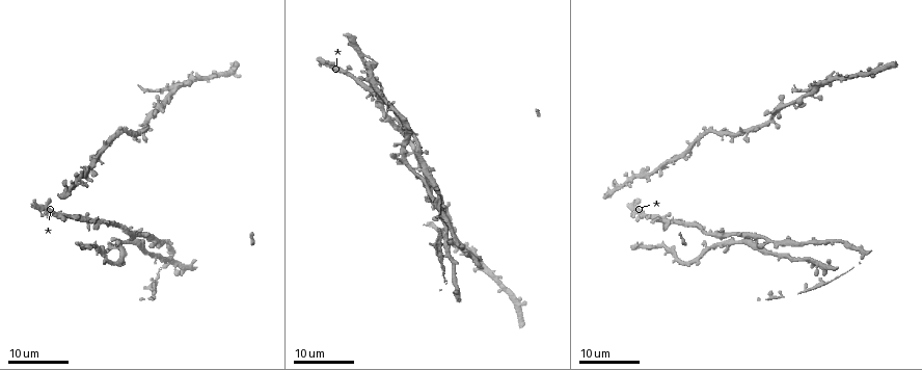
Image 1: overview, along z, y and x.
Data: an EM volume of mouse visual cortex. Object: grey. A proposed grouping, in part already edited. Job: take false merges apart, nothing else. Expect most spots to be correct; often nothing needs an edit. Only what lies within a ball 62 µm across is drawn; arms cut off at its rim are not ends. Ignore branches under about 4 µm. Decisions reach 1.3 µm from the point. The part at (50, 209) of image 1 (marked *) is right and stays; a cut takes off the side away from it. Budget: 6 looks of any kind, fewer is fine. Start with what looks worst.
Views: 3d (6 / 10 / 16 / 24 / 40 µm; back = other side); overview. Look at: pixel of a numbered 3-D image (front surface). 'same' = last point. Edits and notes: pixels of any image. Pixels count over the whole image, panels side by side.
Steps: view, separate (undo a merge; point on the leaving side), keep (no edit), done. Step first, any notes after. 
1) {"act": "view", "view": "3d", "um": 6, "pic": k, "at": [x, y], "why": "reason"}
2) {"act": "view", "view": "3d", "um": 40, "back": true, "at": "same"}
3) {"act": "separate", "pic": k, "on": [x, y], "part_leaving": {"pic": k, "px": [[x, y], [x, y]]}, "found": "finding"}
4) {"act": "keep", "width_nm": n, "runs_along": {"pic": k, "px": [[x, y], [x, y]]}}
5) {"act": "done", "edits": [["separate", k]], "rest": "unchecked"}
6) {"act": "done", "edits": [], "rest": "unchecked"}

{"act": "view", "view": "3d", "um": 24, "pic": 1, "at": [166, 87]}

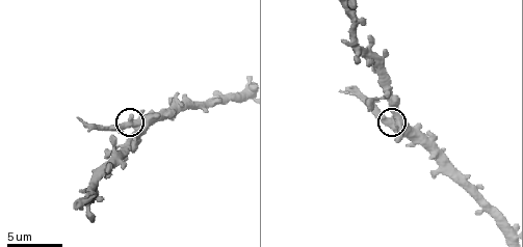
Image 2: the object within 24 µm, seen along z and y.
{"act": "view", "view": "3d", "um": 10, "pic": 2, "at": [132, 124]}

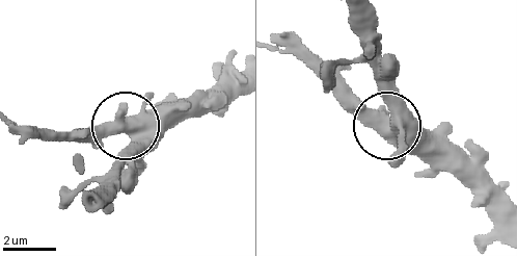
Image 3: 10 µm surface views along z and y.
{"act": "keep", "width_nm": 550, "found": "one cell here"}

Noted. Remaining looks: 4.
{"act": "view", "view": "3d", "um": 16, "pic": 1, "at": [753, 239], "why": "branch point"}

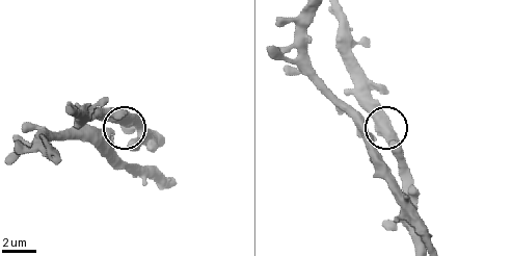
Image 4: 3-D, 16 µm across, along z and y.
{"act": "view", "view": "3d", "um": 10, "pic": 4, "at": [383, 130], "why": "zoom in"}

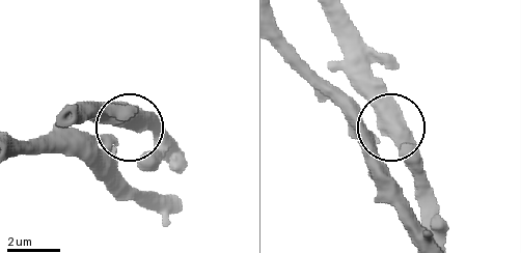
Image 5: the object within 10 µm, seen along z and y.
{"act": "keep", "found": "one cell here"}

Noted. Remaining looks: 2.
{"act": "view", "view": "3d", "um": 10, "pic": 2, "at": [460, 181], "why": "side arm on a straight run"}

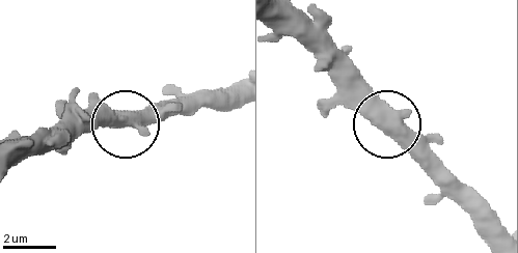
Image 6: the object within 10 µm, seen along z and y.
{"act": "keep", "runs_along": {"pic": 6, "px": [[15, 165], [102, 122], [186, 115]]}, "found": "all the same cell"}

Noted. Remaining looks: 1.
{"act": "done", "edits": [], "rest": "unchecked"}

